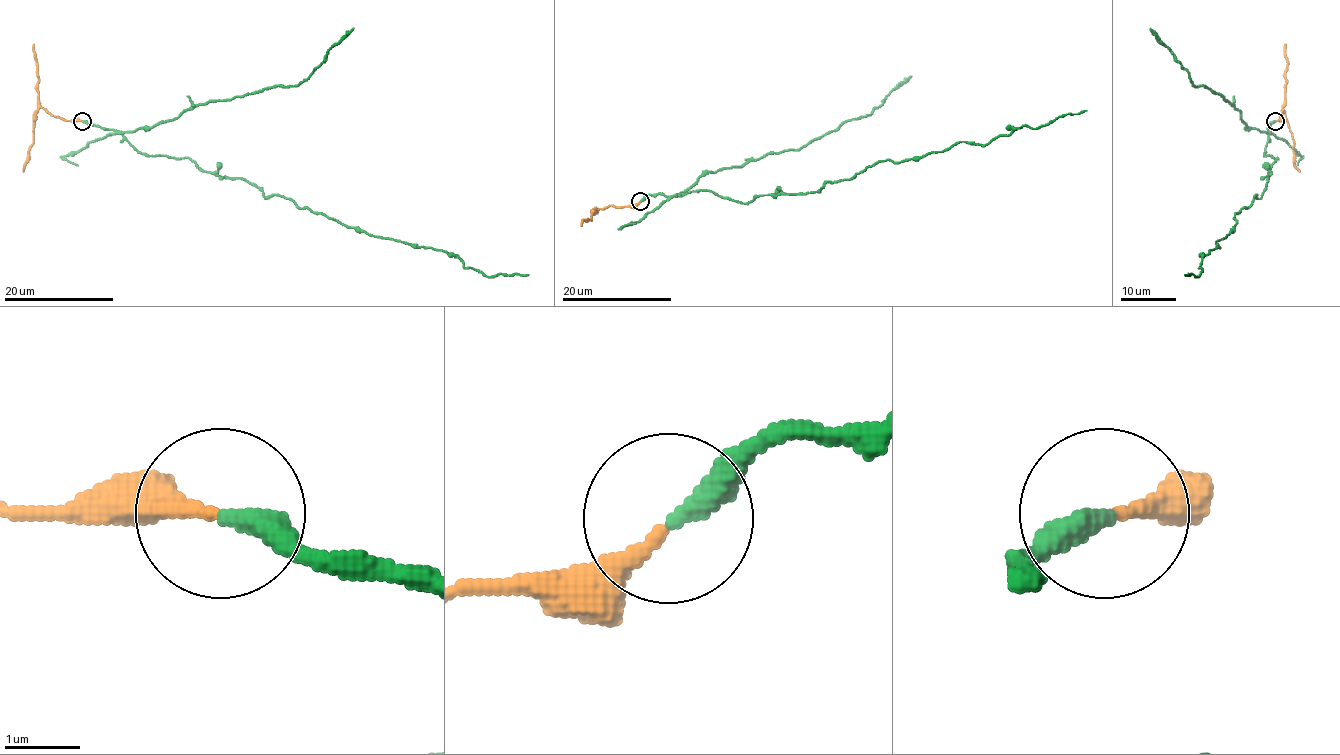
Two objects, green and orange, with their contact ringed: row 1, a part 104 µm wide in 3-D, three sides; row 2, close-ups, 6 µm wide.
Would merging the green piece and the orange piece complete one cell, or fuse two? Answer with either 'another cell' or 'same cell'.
another cell

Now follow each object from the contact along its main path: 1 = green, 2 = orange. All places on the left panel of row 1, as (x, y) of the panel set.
1: (81, 121), (117, 131), (142, 153), (241, 177), (265, 198), (450, 253), (486, 276), (529, 275)
2: (81, 121), (62, 120), (40, 107), (22, 172)

